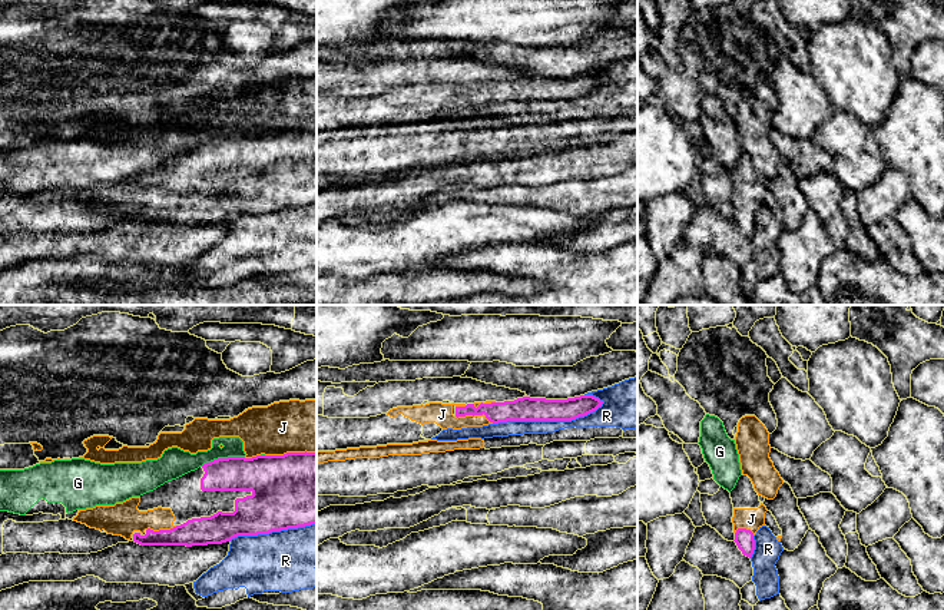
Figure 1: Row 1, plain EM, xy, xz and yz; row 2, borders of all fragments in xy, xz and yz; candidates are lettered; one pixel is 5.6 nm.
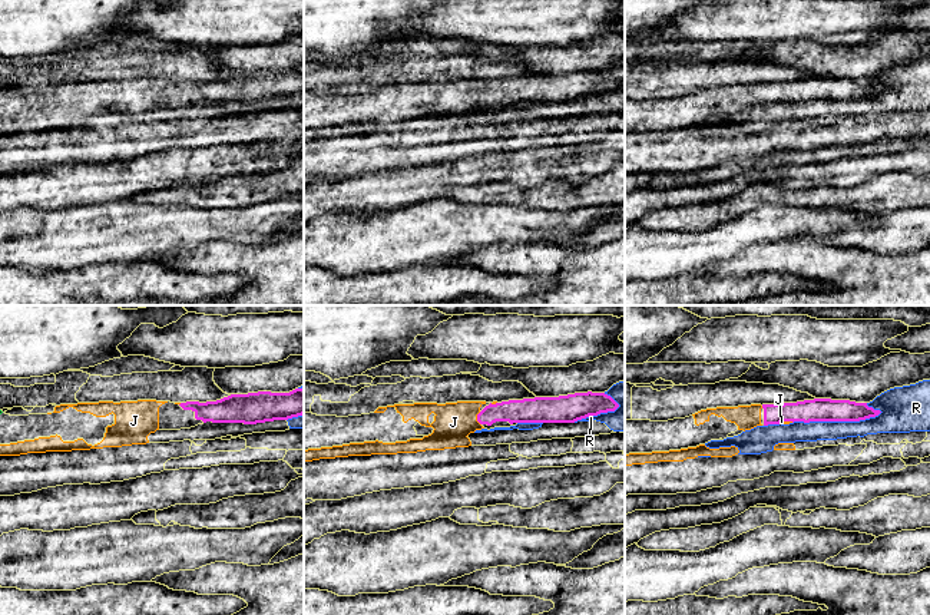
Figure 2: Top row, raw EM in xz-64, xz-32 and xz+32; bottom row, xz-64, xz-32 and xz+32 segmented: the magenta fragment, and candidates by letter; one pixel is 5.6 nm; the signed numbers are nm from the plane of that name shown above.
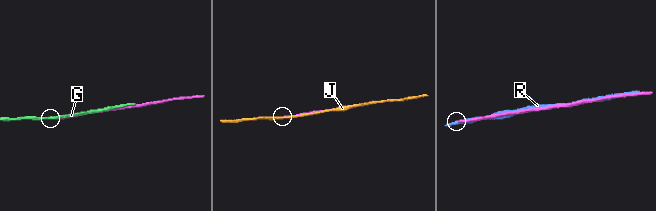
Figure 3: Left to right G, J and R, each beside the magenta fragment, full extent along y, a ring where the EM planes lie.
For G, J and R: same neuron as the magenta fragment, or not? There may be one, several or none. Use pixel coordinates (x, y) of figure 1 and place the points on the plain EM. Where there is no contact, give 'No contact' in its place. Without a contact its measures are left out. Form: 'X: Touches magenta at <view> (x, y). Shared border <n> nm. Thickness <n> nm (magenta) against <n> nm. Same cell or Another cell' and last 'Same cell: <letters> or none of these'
G: Touches magenta at xy (222, 138). Shared border 260 nm. Thickness 220 nm (magenta) against 150 nm. Another cell
J: Touches magenta at xy (290, 132). Shared border 280 nm. Thickness 420 nm (magenta) against 300 nm. Another cell
R: Touches magenta at xz (547, 99). Shared border 650 nm. Thickness 140 nm (magenta) against 80 nm. Another cell
Same cell: none of these

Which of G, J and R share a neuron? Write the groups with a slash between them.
G / J / R

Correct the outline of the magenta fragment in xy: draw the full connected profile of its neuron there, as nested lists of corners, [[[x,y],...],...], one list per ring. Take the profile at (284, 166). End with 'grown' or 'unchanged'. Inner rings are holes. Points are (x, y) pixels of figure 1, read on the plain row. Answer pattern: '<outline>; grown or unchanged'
[[[317,132],[228,136],[203,143],[153,170],[140,175],[139,190],[170,188],[173,208],[133,213],[140,225],[208,225],[238,215],[269,213],[317,203]]]; grown

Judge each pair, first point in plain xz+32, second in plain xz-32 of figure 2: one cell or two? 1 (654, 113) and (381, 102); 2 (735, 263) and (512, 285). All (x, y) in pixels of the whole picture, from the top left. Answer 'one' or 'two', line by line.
1: one
2: two

